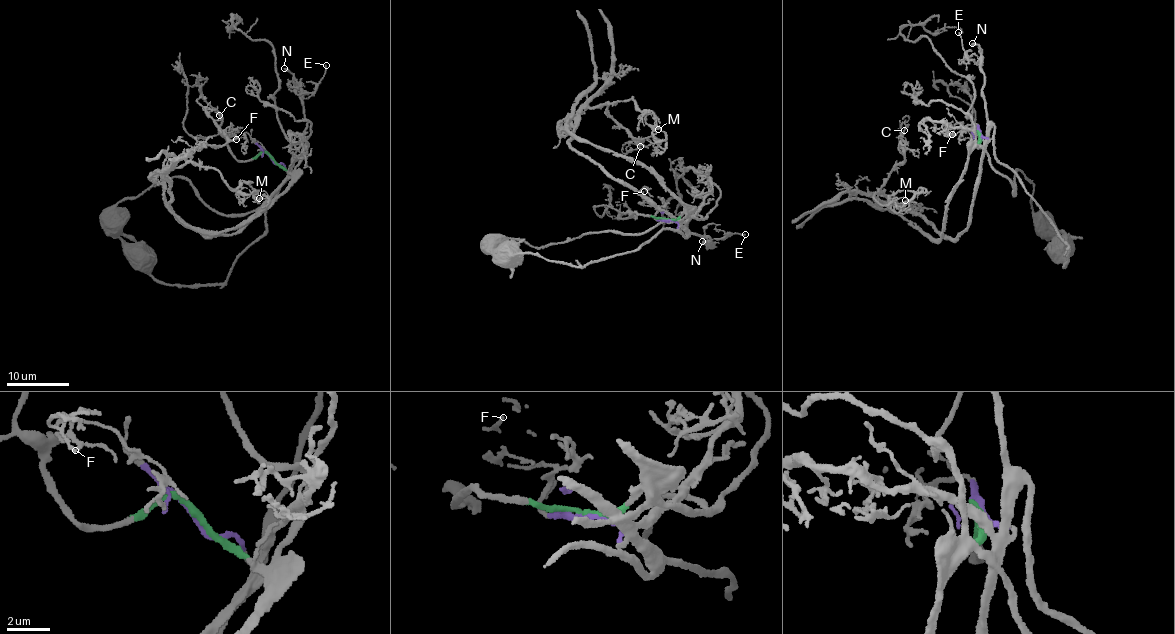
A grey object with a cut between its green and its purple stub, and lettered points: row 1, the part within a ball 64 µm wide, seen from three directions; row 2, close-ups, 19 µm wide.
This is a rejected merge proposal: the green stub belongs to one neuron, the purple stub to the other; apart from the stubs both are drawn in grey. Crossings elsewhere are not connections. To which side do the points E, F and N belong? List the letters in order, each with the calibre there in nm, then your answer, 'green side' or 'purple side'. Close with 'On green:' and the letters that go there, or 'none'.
E: 160 nm thick; purple side
F: 140 nm thick; purple side
N: 360 nm thick; purple side
On green: none

